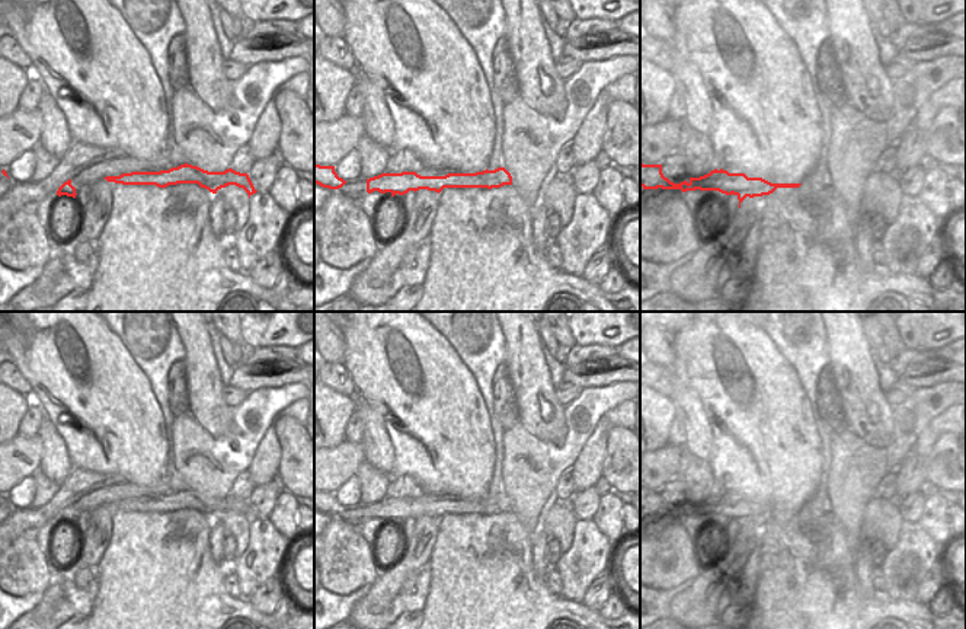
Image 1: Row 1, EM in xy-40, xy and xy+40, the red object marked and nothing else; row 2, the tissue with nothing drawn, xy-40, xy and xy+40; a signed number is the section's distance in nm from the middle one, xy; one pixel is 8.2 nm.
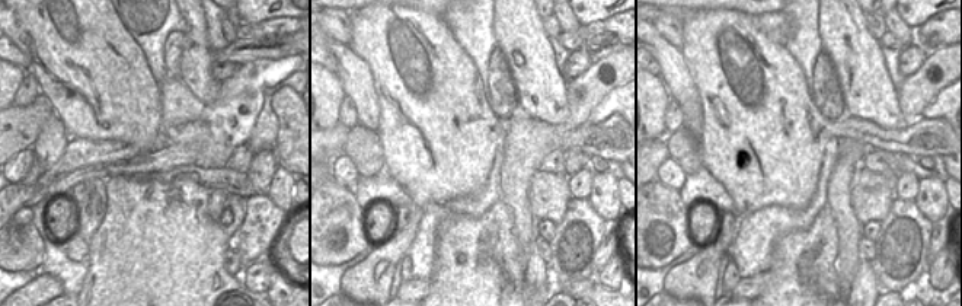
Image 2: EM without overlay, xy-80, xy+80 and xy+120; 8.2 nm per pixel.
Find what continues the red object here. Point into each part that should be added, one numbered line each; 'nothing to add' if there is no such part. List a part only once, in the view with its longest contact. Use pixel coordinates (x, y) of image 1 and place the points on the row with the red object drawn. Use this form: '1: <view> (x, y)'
nothing to add.

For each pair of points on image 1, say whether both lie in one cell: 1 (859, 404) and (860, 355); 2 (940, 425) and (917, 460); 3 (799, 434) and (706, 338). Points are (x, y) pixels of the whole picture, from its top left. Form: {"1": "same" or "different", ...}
{"1": "same", "2": "same", "3": "same"}

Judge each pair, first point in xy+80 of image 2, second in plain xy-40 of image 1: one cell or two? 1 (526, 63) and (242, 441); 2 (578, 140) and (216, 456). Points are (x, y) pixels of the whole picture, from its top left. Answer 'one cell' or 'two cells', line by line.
1: two cells
2: two cells

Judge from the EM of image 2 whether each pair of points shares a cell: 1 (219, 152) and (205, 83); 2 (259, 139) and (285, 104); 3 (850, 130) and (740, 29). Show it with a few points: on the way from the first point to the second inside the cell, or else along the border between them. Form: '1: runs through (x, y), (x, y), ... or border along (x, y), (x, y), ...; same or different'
1: border along (182, 83), (204, 102), (213, 102), (221, 89); different
2: border along (288, 85), (271, 96), (278, 121), (274, 146); different
3: runs through (818, 126), (770, 77), (770, 64), (766, 59); same

